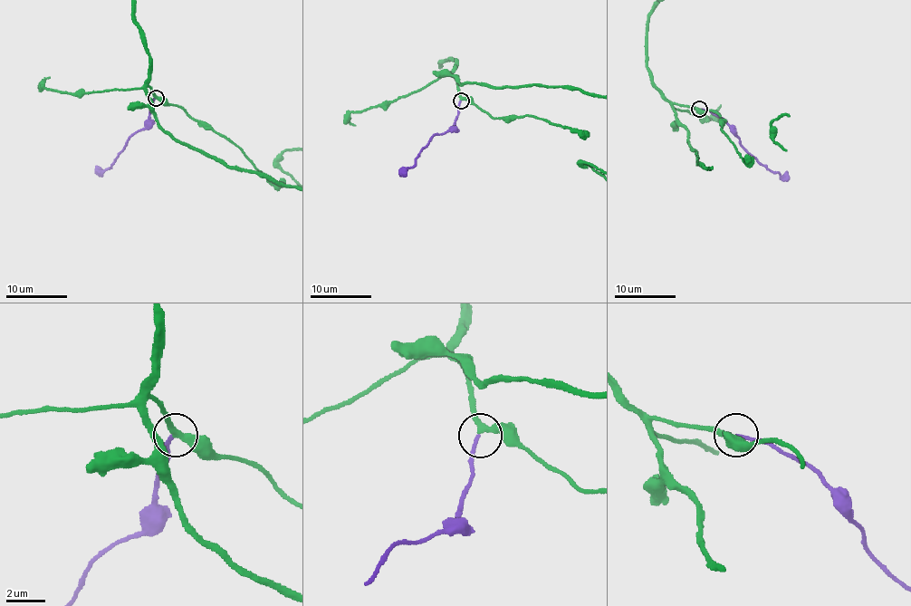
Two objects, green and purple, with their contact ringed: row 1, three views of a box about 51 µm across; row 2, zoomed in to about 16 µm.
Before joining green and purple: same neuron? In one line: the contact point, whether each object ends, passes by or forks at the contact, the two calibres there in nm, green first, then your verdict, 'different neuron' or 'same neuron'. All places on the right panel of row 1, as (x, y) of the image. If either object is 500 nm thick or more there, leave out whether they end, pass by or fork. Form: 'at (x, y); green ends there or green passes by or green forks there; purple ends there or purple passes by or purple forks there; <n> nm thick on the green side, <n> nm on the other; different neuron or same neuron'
at (699, 109); green passes by; purple ends there; 280 nm thick on the green side, 160 nm on the other; same neuron

